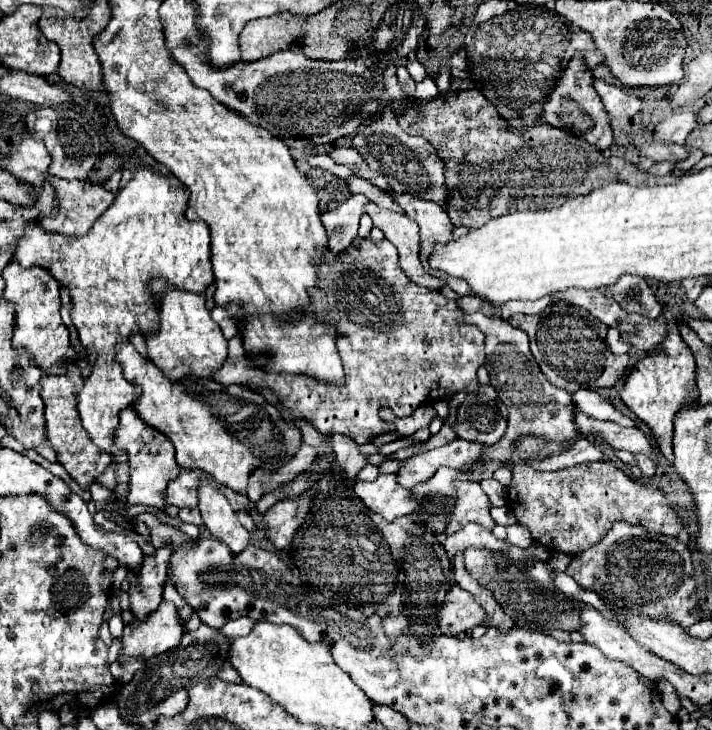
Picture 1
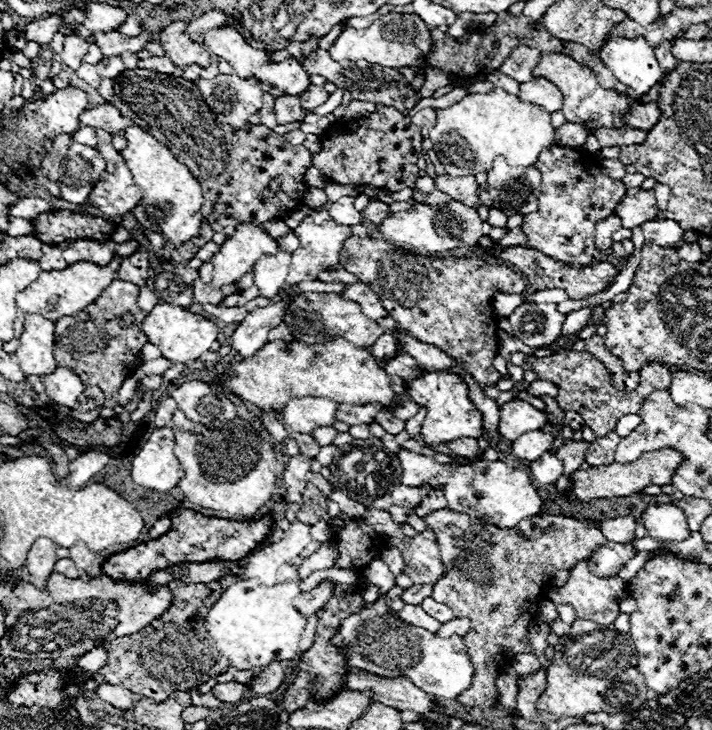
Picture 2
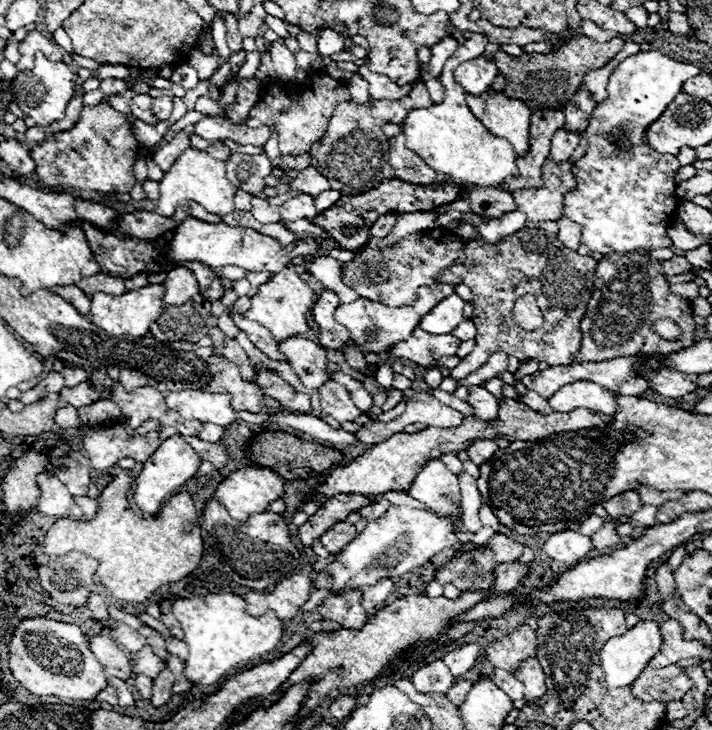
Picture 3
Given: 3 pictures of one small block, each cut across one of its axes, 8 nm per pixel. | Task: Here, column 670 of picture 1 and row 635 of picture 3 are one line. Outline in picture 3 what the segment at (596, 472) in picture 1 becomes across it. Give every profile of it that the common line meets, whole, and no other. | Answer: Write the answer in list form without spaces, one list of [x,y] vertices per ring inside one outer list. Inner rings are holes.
[[[522,624],[512,634],[492,642],[486,648],[486,656],[494,668],[502,668],[510,674],[516,674],[522,660],[536,656],[536,634],[532,628]]]

